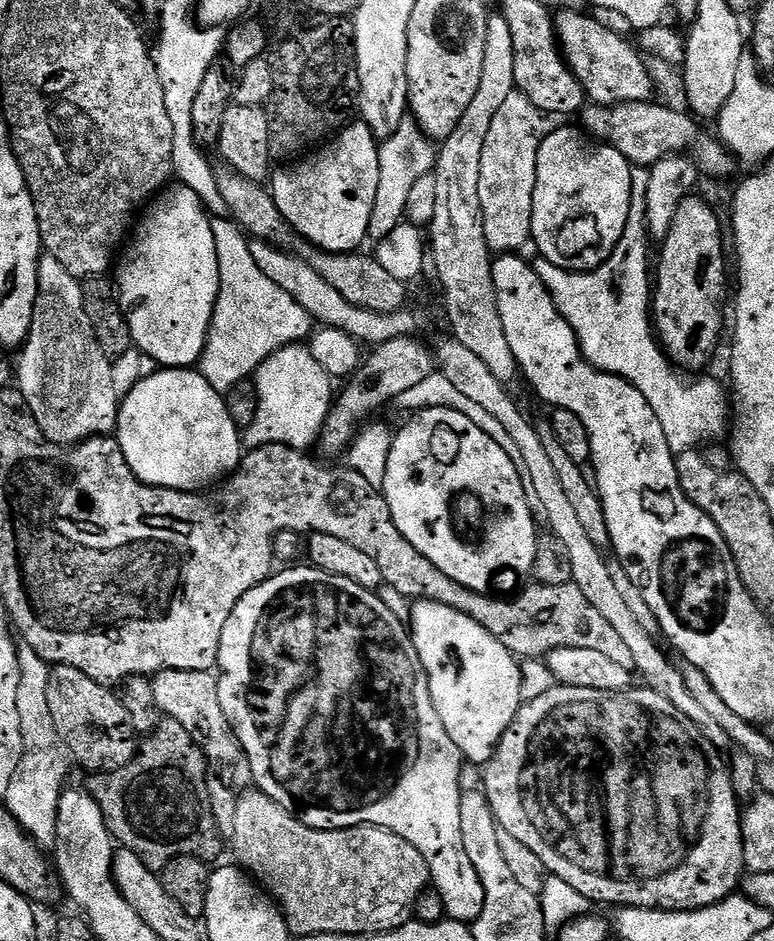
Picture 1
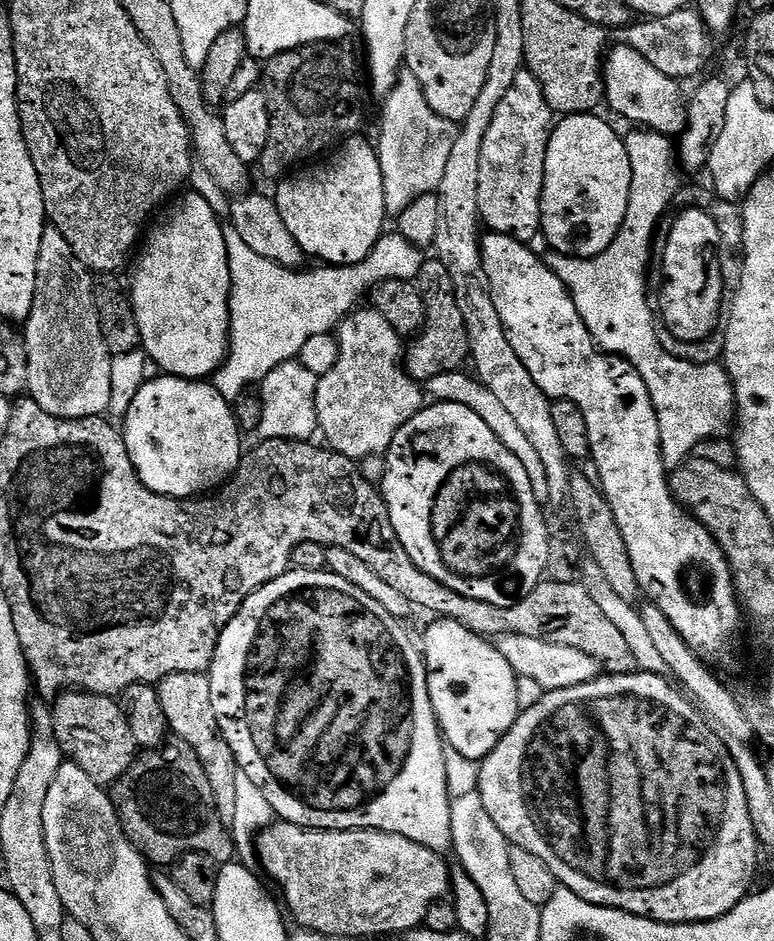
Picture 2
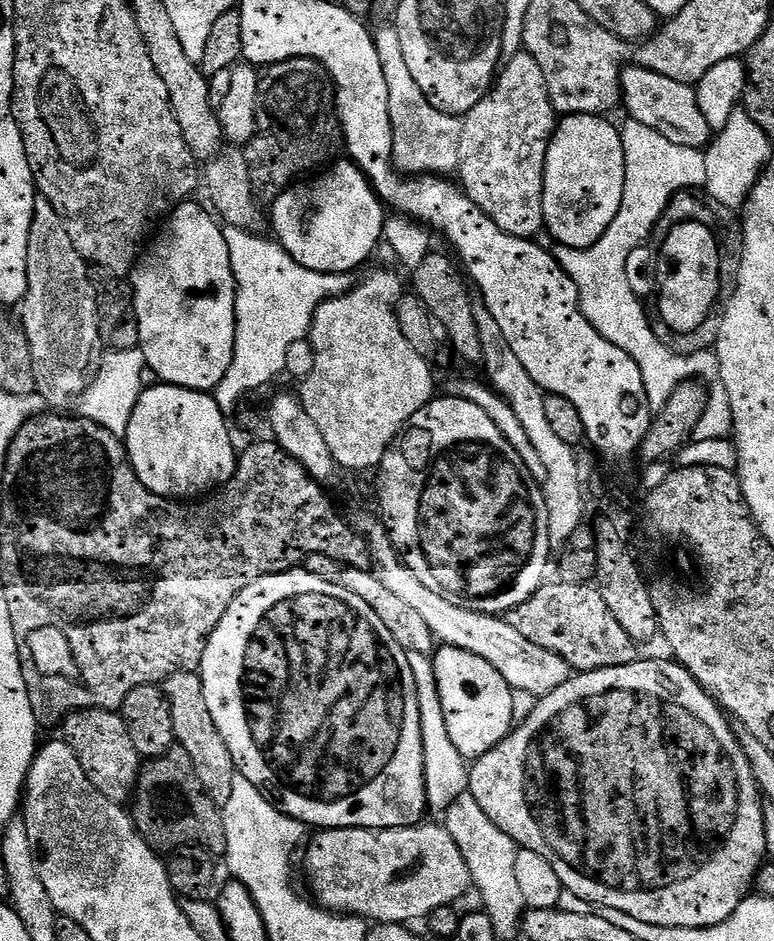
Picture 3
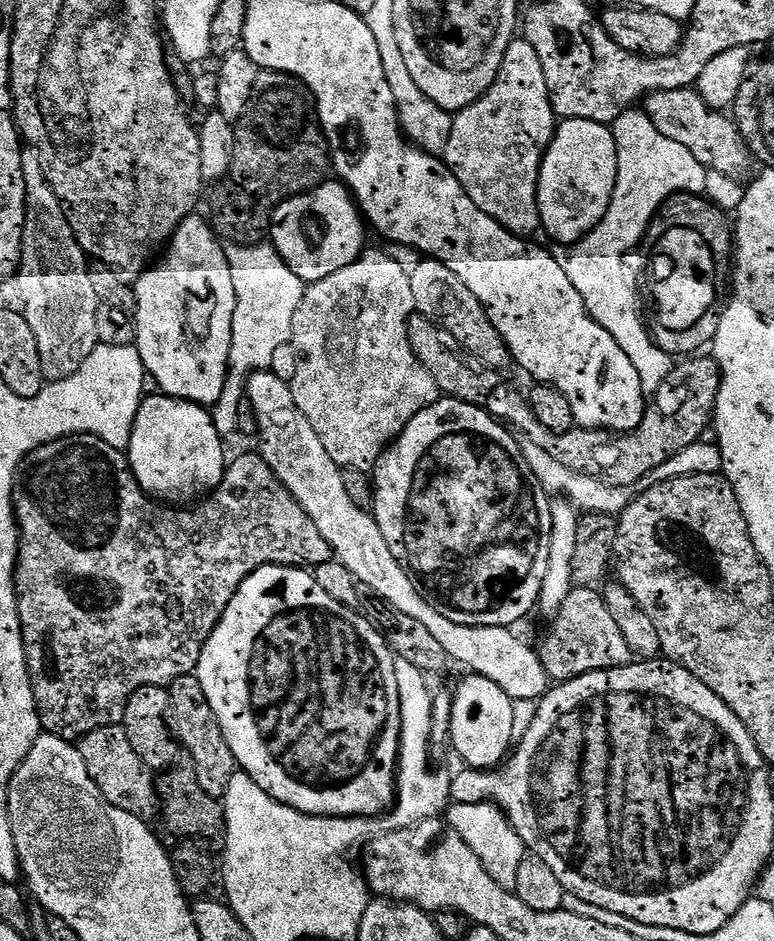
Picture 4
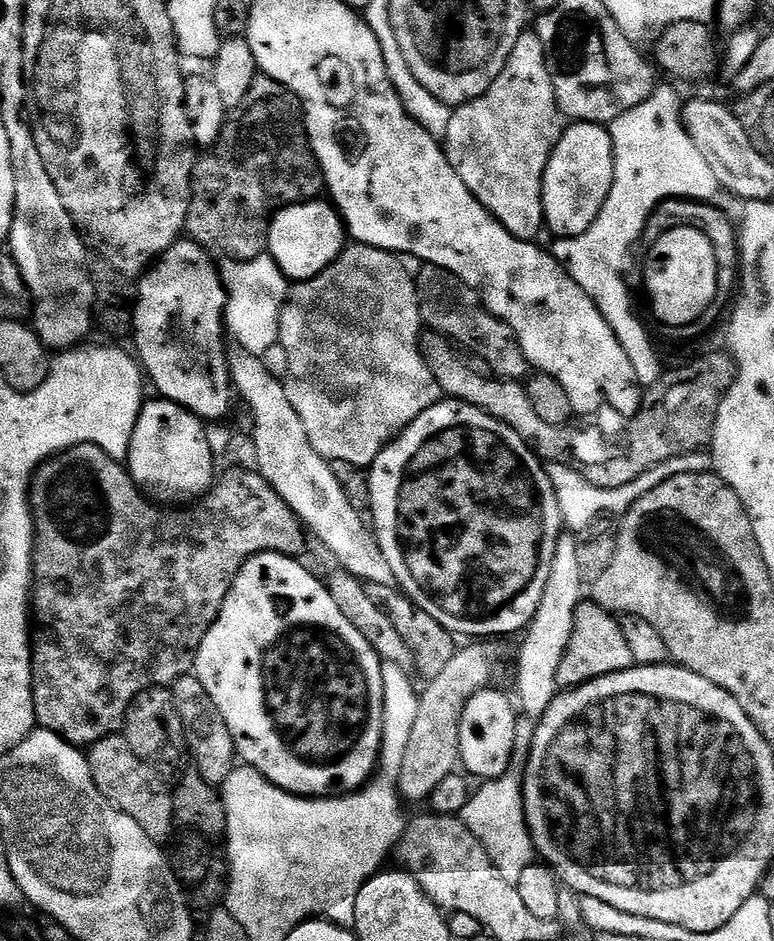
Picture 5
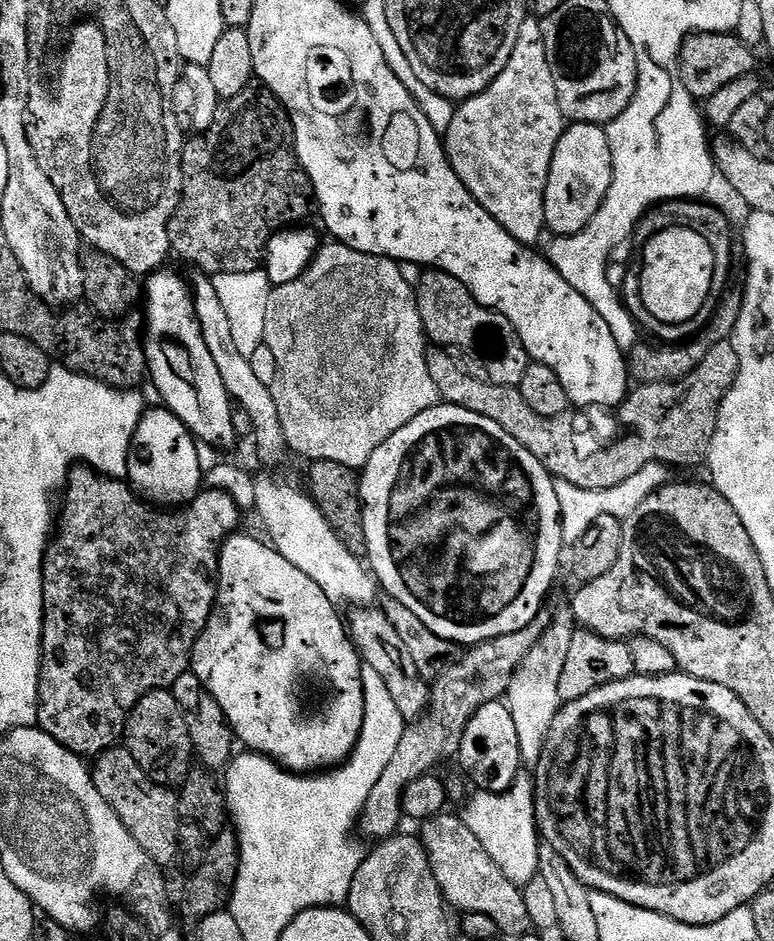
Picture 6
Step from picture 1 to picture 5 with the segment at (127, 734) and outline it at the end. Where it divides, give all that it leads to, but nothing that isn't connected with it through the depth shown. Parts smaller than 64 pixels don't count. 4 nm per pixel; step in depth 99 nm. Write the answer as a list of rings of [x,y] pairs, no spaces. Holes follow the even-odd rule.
[[[123,734],[107,736],[87,749],[90,774],[98,786],[98,790],[122,814],[130,814],[151,840],[164,846],[173,839],[172,824],[177,823],[174,792],[164,785],[164,780],[155,772],[149,761],[143,760],[134,750],[130,750],[130,742],[126,742]]]

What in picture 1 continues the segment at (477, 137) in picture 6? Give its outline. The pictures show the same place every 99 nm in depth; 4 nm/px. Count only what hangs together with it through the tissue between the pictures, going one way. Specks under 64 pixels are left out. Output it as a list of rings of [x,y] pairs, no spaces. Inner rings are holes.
[[[513,90],[502,102],[490,131],[486,133],[486,146],[482,146],[482,174],[478,174],[478,202],[482,202],[482,222],[486,230],[486,242],[496,254],[516,254],[520,248],[529,247],[532,239],[532,207],[534,206],[534,186],[538,170],[538,150],[546,135],[545,113],[540,111],[526,94]]]

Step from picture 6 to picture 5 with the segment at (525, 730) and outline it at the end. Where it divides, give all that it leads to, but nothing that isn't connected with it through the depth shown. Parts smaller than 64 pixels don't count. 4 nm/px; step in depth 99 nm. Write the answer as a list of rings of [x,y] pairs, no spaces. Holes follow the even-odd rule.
[[[562,534],[554,550],[554,562],[550,562],[550,578],[546,578],[542,602],[538,602],[538,610],[523,633],[524,645],[521,646],[520,657],[516,660],[515,699],[518,701],[519,711],[525,717],[543,716],[558,694],[558,666],[562,666],[562,654],[566,654],[566,646],[570,646],[570,634],[574,634],[574,614],[582,602],[583,596],[580,595],[583,592],[585,595],[586,581],[582,578],[582,570],[578,570],[576,536]]]

